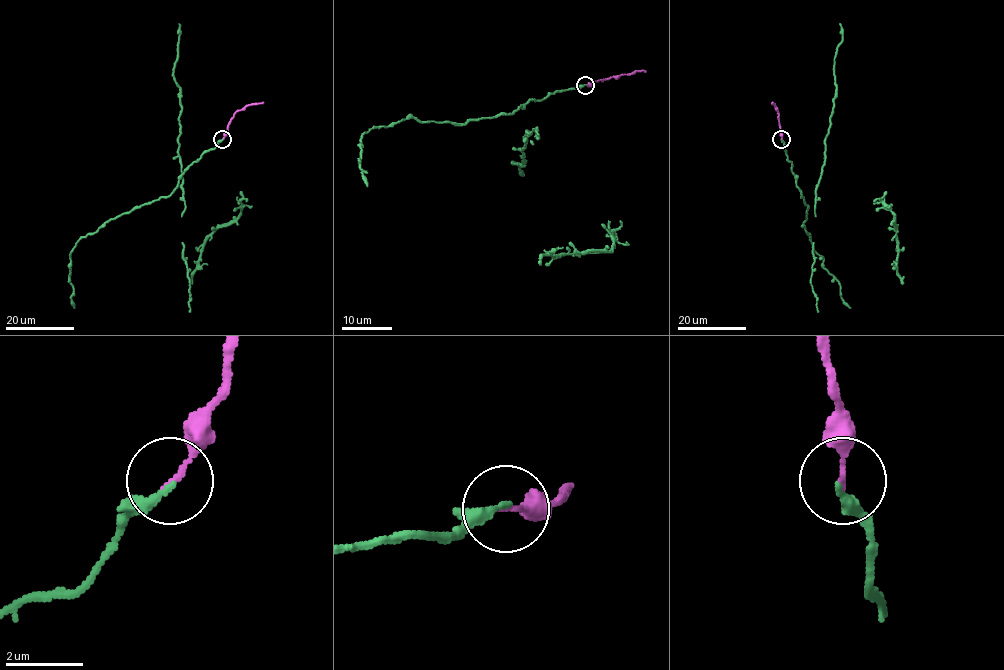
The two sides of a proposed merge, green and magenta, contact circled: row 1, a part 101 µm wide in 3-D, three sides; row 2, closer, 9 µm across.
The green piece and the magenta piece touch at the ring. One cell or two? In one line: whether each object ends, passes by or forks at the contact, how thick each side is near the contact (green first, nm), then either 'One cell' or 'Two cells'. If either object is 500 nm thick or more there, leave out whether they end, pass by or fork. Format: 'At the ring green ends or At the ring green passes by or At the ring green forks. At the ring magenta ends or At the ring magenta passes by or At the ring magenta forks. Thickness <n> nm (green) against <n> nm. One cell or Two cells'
At the ring green ends. At the ring magenta ends. Thickness 240 nm (green) against 130 nm. One cell

